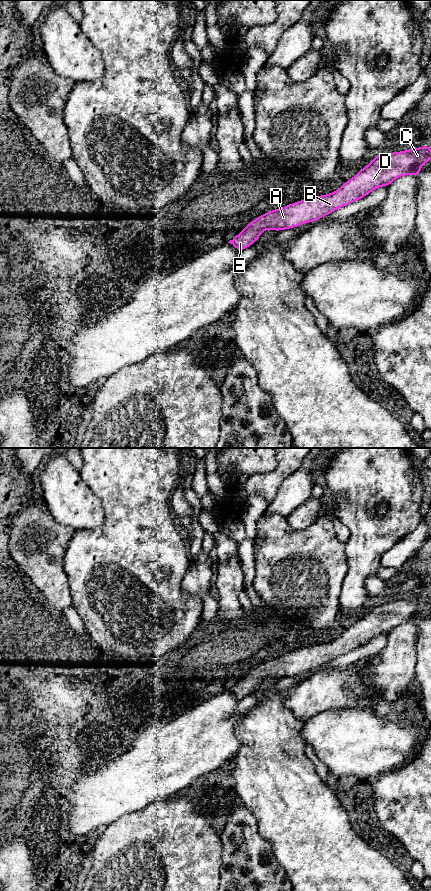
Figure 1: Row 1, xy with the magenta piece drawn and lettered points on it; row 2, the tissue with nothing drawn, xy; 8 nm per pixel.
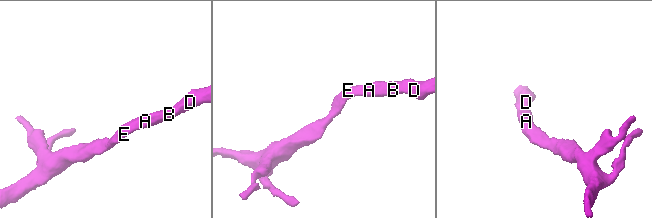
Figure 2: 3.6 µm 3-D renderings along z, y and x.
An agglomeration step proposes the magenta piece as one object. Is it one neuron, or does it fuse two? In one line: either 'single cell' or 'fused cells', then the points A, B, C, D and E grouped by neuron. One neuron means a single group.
single cell | A B C D E

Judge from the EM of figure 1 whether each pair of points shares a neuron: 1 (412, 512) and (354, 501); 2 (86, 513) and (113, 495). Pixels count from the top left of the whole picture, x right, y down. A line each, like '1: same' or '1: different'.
1: same
2: different

